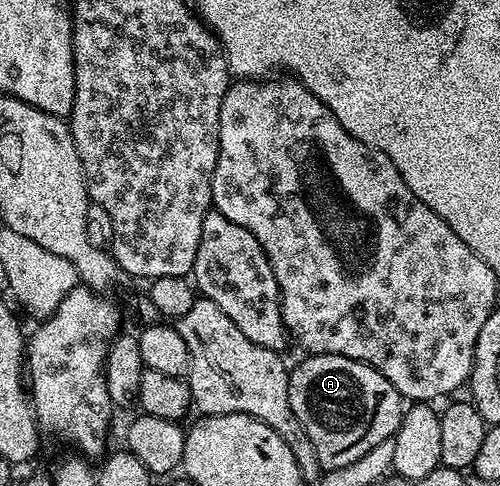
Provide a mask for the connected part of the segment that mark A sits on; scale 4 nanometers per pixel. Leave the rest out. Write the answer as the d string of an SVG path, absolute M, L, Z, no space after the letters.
M338 354L305 357L288 373L290 410L302 422L302 430L310 434L325 469L350 466L362 454L370 454L378 442L395 437L406 408L400 391L377 368Z

